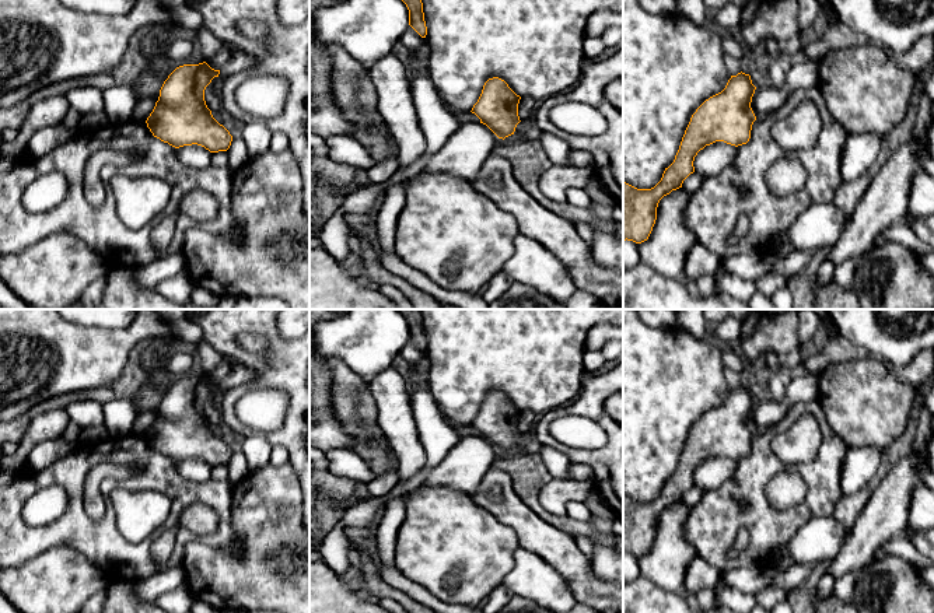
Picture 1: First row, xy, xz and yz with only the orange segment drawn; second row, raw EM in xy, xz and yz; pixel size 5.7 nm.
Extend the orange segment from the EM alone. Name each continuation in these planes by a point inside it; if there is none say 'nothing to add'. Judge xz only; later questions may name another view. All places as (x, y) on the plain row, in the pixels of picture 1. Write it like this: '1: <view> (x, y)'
nothing to add

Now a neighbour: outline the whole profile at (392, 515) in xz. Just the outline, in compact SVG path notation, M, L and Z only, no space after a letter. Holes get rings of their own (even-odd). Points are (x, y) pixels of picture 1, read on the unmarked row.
M406 493L391 498L377 519L375 542L379 561L384 565L395 565L395 546L398 532L406 515Z

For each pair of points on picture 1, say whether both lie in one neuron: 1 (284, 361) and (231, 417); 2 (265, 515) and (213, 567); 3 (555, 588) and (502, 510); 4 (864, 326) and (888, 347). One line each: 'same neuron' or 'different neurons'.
1: same neuron
2: same neuron
3: different neurons
4: same neuron

